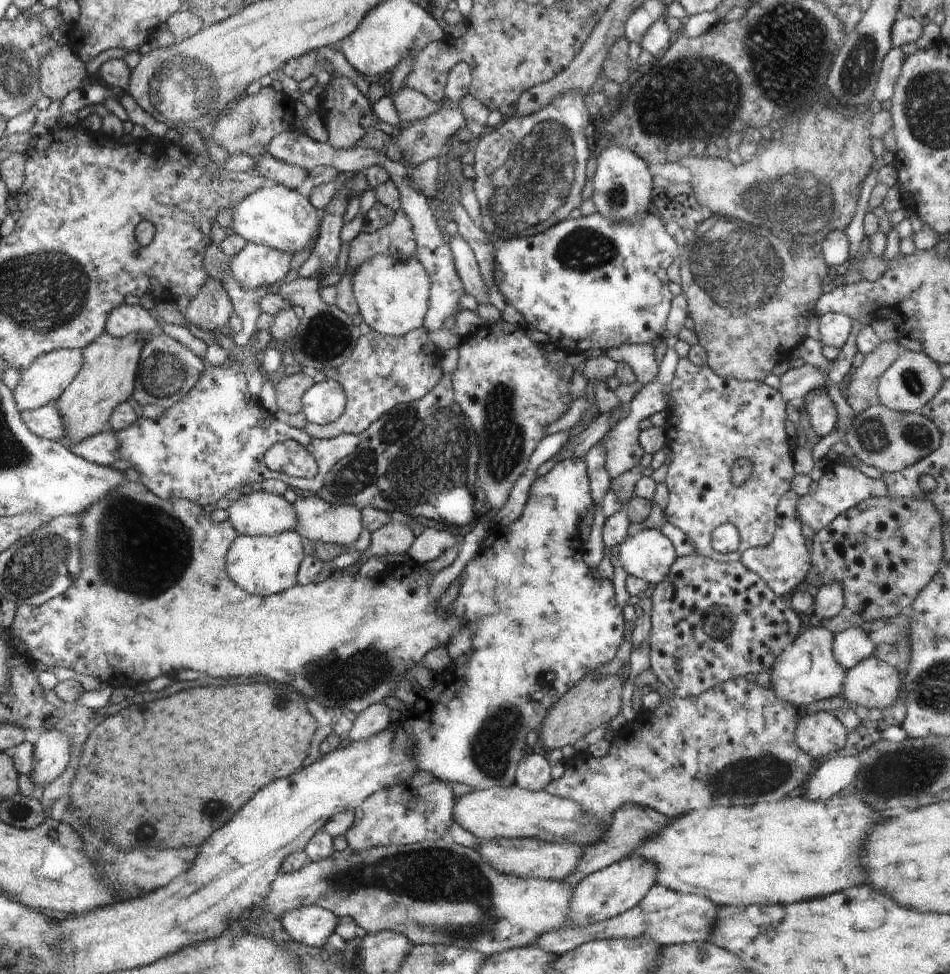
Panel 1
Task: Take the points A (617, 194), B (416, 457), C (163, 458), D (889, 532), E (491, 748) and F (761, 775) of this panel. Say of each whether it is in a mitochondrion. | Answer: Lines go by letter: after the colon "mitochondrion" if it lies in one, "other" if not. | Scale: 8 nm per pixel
A: mitochondrion
B: mitochondrion
C: other
D: other
E: mitochondrion
F: mitochondrion

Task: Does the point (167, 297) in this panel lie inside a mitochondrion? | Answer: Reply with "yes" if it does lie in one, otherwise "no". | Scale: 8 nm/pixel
no

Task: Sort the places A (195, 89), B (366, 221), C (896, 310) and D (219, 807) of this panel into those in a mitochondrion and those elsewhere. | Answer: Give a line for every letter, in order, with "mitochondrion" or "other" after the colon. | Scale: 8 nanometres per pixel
A: mitochondrion
B: other
C: other
D: mitochondrion

